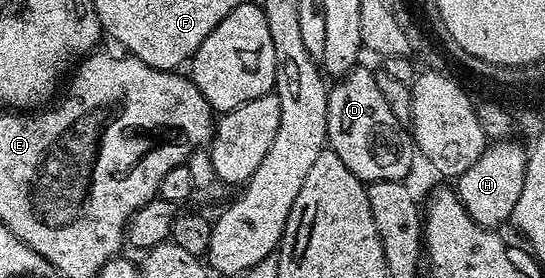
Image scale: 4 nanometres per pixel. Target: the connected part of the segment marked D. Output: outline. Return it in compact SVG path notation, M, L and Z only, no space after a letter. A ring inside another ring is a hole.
M354 68L329 86L327 104L327 146L355 172L360 182L405 182L413 170L415 147L410 131L395 120L383 92L379 92L376 73Z

